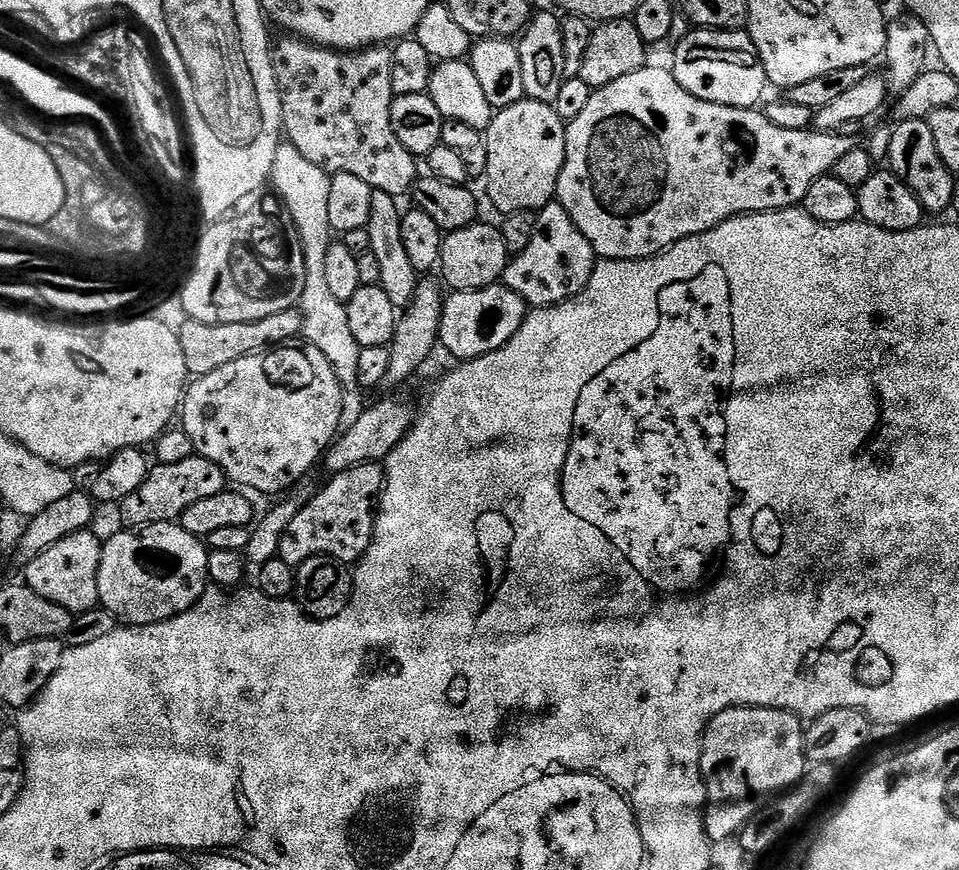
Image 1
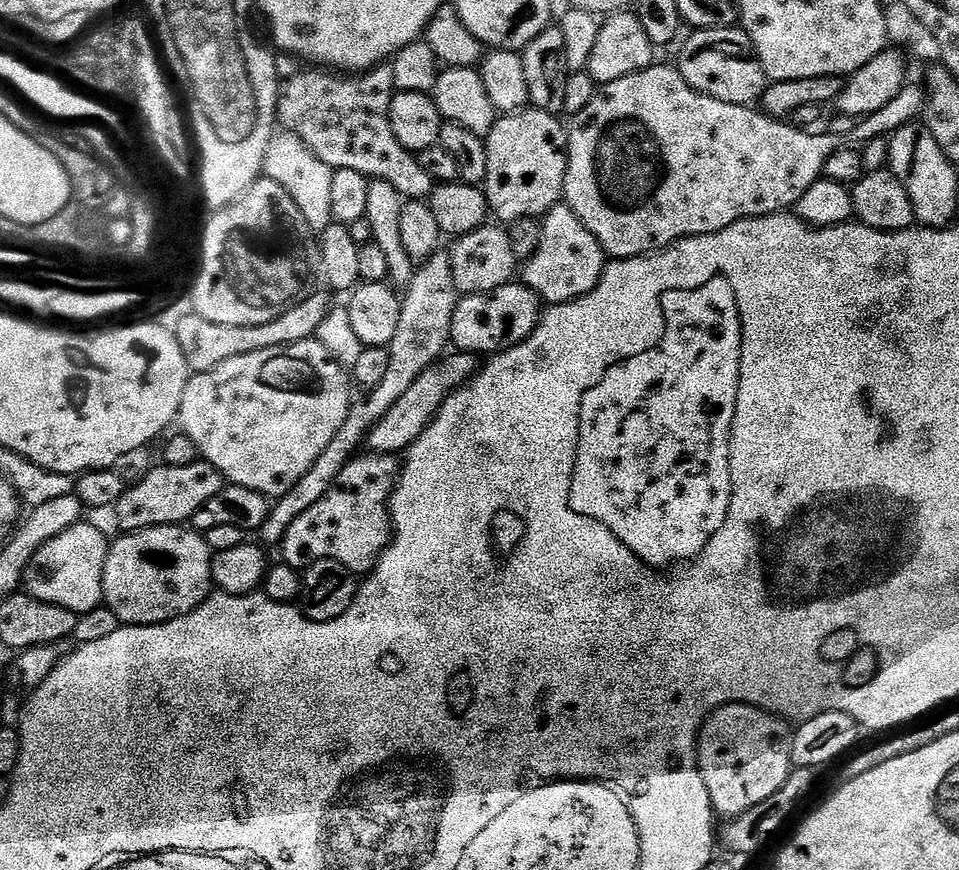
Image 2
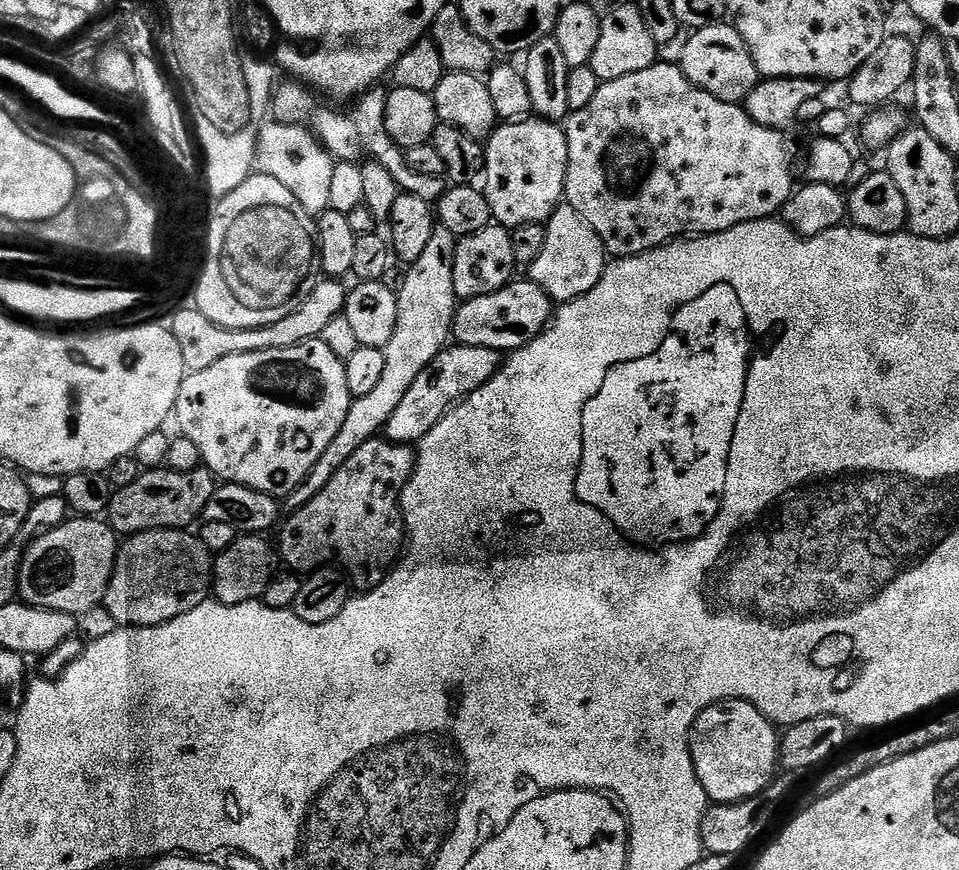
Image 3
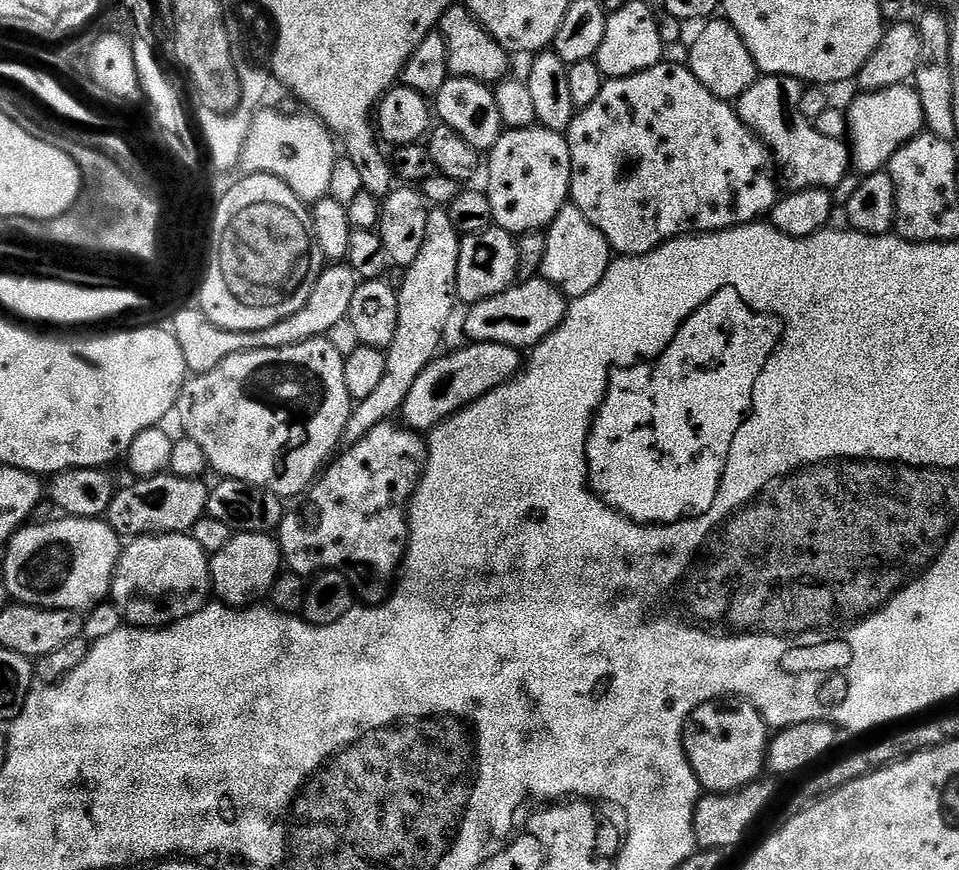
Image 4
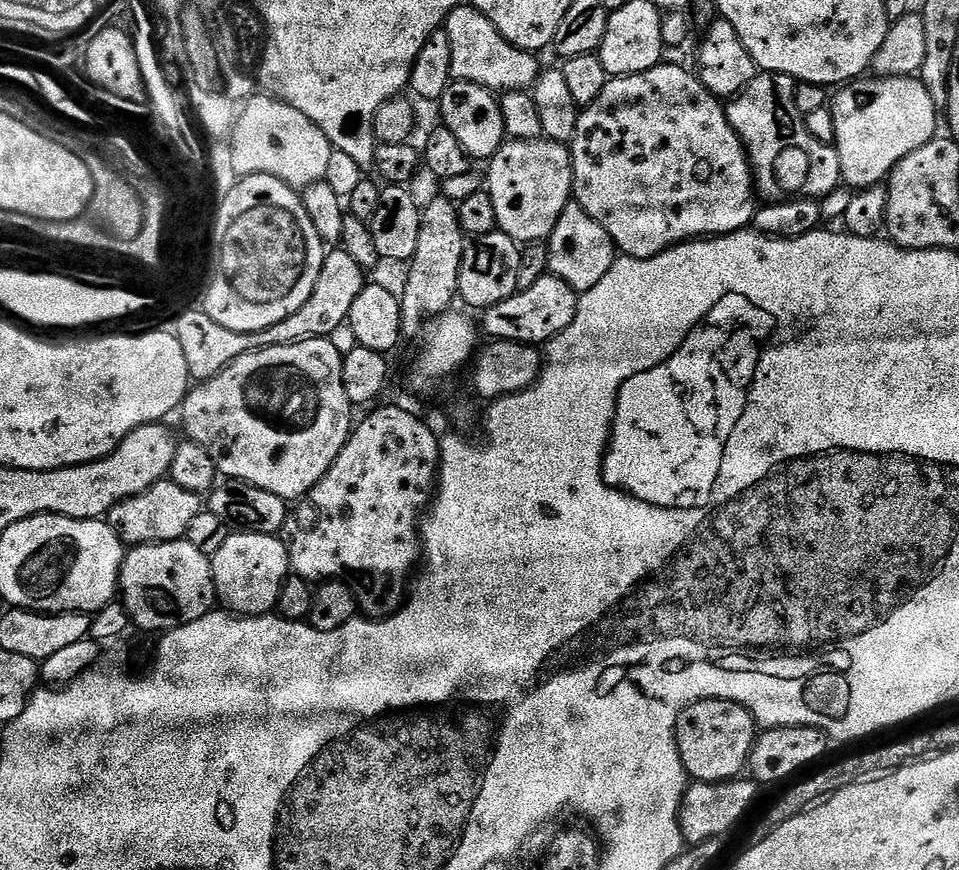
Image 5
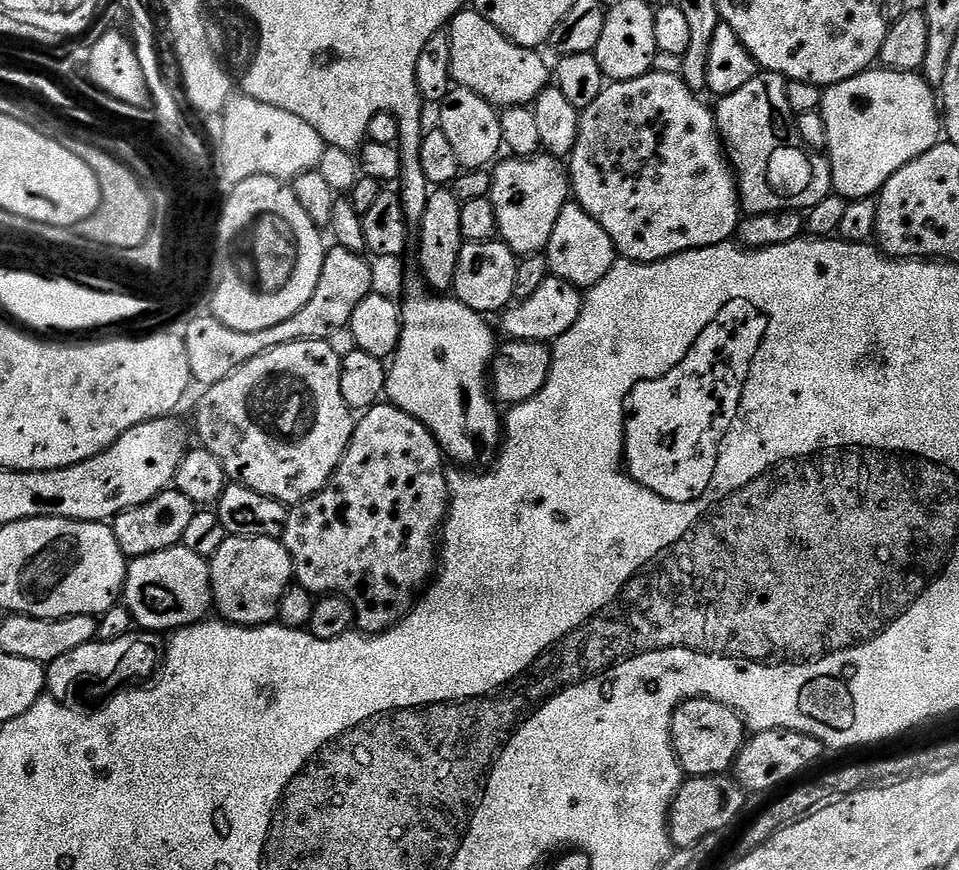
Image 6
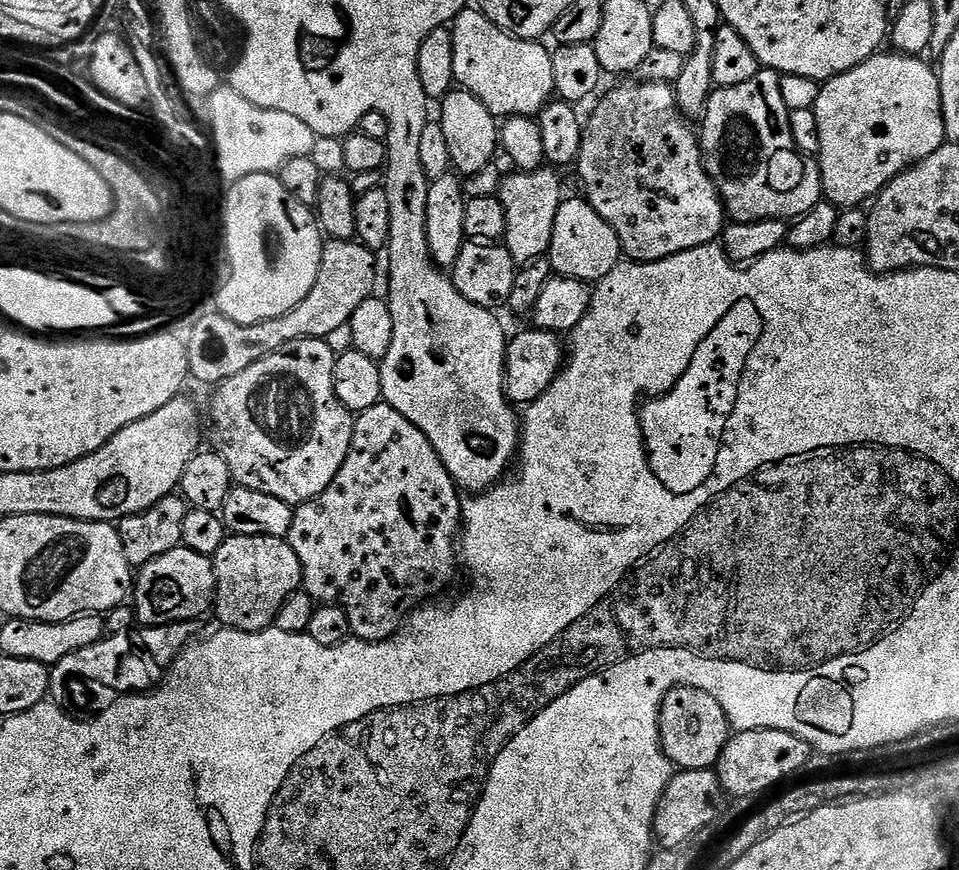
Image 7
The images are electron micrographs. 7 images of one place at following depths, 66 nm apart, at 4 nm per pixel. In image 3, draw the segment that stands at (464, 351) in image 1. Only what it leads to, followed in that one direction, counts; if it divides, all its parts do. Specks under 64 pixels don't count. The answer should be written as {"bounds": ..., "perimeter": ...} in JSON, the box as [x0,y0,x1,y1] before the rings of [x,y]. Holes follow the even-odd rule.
{"bounds":[452,279,554,354],"perimeter":[[[513,279],[511,284],[494,294],[465,300],[456,309],[452,323],[455,343],[466,346],[486,346],[501,354],[511,354],[526,346],[548,326],[554,315],[554,302],[531,279]]]}

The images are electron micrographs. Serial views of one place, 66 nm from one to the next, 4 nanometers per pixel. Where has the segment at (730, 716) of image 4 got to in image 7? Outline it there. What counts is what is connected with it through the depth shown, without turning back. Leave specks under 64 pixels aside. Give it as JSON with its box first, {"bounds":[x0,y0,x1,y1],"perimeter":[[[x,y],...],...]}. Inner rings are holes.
{"bounds":[660,688,728,769],"perimeter":[[[672,688],[660,708],[660,747],[677,769],[715,769],[728,742],[728,715],[710,694],[697,688]]]}

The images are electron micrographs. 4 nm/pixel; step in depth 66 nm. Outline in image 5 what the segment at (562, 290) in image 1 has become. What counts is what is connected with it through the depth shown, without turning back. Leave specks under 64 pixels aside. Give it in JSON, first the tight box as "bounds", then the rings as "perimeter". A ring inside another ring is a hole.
{"bounds":[546,202,618,294],"perimeter":[[[570,202],[566,210],[562,210],[562,218],[558,218],[558,226],[554,226],[551,236],[546,241],[548,245],[548,272],[562,278],[578,294],[588,292],[602,278],[606,278],[606,270],[618,259],[618,249],[612,243],[610,234],[586,214],[580,204]]]}

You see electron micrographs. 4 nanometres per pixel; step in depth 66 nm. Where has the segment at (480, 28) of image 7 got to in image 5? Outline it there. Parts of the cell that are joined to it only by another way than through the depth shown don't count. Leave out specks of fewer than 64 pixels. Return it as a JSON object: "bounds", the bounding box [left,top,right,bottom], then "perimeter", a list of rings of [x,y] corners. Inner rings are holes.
{"bounds":[442,6,542,94],"perimeter":[[[471,6],[455,8],[445,20],[442,30],[450,38],[450,62],[452,63],[453,81],[465,80],[471,84],[487,88],[493,94],[503,94],[531,89],[542,71],[542,64],[536,61],[539,59],[533,53],[524,52],[521,48],[514,47],[509,40],[504,40],[500,31],[490,22],[490,18],[482,15],[477,8]]]}

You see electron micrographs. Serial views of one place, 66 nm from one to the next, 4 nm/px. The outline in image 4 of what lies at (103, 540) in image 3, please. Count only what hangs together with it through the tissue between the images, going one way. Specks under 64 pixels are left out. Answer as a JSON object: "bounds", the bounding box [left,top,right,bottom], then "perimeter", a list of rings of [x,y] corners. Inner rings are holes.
{"bounds":[2,516,122,614],"perimeter":[[[64,516],[48,520],[45,524],[29,523],[14,533],[8,541],[2,575],[6,578],[8,595],[15,603],[28,604],[31,608],[70,610],[87,614],[91,608],[105,603],[112,591],[112,576],[120,560],[122,538],[108,525],[107,519],[87,516]]]}

